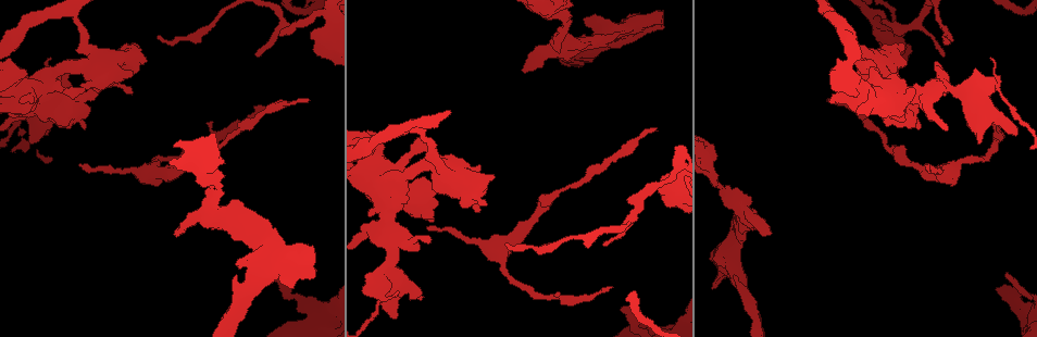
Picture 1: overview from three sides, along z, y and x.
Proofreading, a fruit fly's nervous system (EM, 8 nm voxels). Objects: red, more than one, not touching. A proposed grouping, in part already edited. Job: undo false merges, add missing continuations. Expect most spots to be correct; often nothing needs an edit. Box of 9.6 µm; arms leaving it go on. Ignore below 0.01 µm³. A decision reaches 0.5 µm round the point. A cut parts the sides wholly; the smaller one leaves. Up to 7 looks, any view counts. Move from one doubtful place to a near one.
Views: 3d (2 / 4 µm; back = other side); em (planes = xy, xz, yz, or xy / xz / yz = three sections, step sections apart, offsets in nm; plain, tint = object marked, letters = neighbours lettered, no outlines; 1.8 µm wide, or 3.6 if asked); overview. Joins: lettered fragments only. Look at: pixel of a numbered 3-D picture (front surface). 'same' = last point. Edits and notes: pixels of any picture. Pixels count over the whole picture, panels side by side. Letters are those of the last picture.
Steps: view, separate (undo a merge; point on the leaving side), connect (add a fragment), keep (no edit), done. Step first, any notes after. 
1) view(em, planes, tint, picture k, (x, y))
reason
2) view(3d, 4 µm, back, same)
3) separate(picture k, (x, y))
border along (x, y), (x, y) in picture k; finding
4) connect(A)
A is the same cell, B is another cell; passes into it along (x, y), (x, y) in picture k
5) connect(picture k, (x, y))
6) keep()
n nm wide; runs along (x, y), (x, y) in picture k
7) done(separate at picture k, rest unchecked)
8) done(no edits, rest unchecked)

view(em, planes, letters, picture 1, (559, 35))
calibre changes

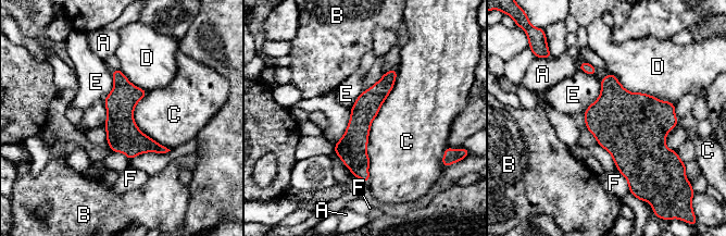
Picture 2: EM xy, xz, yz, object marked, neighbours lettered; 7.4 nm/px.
keep()
A, B, C, D, E and F are other cells; runs along (393, 72), (359, 125), (366, 178) in picture 2; continuous, no second cell

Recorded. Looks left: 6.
view(em, yz, step 4, tint, picture 1, (237, 265))
branch stops here

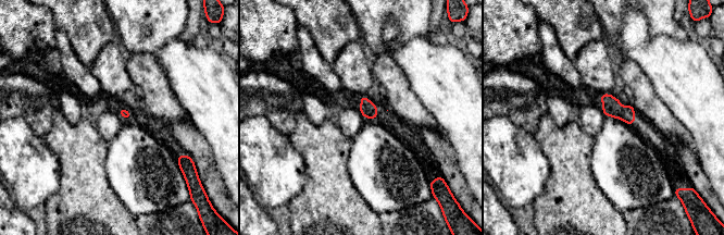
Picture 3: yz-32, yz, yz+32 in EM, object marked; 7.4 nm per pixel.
view(em, planes, letters, same)

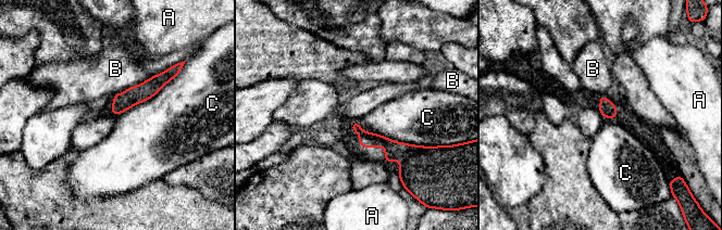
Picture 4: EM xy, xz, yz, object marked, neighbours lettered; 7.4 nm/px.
keep()
A, B and C are other cells; border along (358, 120), (366, 131), (426, 147) in picture 4; none of them fits

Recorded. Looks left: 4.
view(em, planes, letters, picture 1, (622, 309))
tapers out

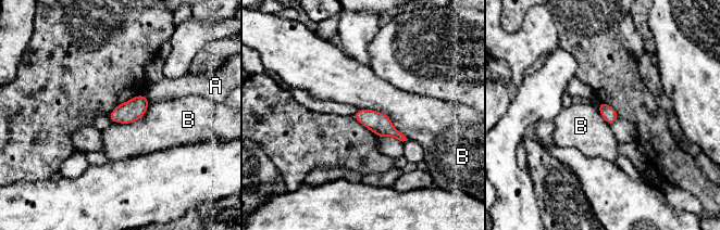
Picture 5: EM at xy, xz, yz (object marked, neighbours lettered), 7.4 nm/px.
keep()
110 nm wide; A and B are other cells; border along (359, 109), (384, 113), (409, 138) in picture 5; no lettered fragment goes on from it

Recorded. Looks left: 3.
done(no edits, rest unchecked)

